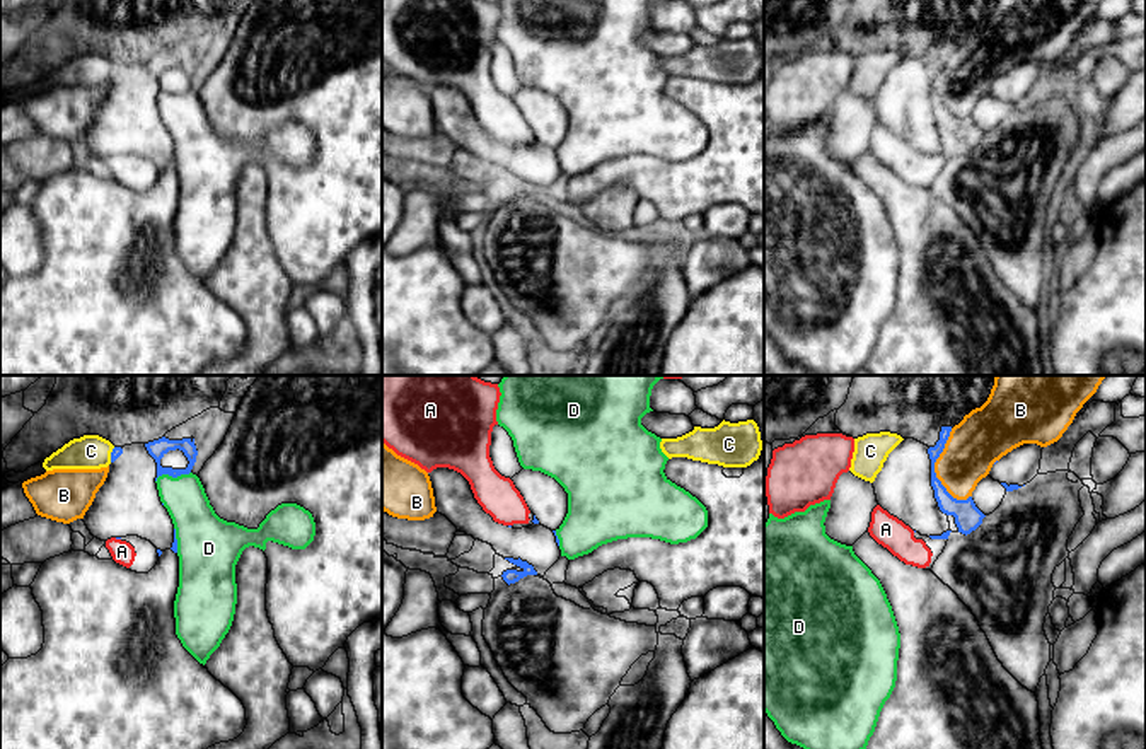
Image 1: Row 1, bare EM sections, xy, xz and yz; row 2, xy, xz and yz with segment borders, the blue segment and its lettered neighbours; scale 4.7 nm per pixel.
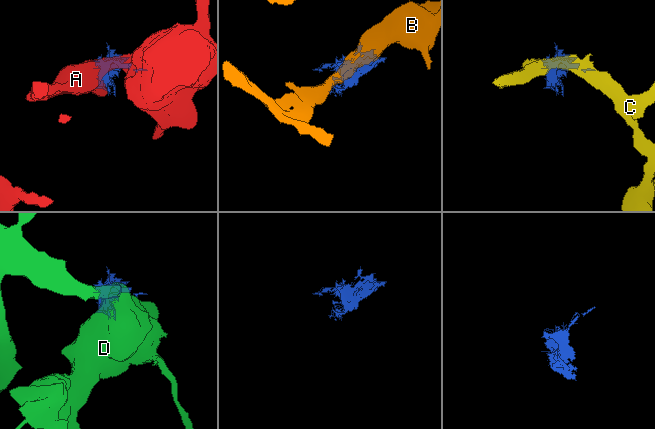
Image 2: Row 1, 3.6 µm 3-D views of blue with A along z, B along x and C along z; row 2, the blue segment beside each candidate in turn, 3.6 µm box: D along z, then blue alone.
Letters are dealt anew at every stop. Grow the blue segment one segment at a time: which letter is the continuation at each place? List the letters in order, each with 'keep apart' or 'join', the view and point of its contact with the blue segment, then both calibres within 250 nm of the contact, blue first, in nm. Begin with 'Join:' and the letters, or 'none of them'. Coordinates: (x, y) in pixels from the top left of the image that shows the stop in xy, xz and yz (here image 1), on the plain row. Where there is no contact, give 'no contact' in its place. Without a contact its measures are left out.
Join: none of them
A: keep apart; meets blue in xy at (118, 156); 20 nm thick on the blue side, 110 nm on the other
B: keep apart; meets blue in yz at (933, 87); 110 nm thick on the blue side, 240 nm on the other
C: keep apart; meets blue in xy at (111, 72); 50 nm thick on the blue side, 160 nm on the other
D: keep apart; meets blue in xy at (171, 92); 80 nm thick on the blue side, 200 nm on the other

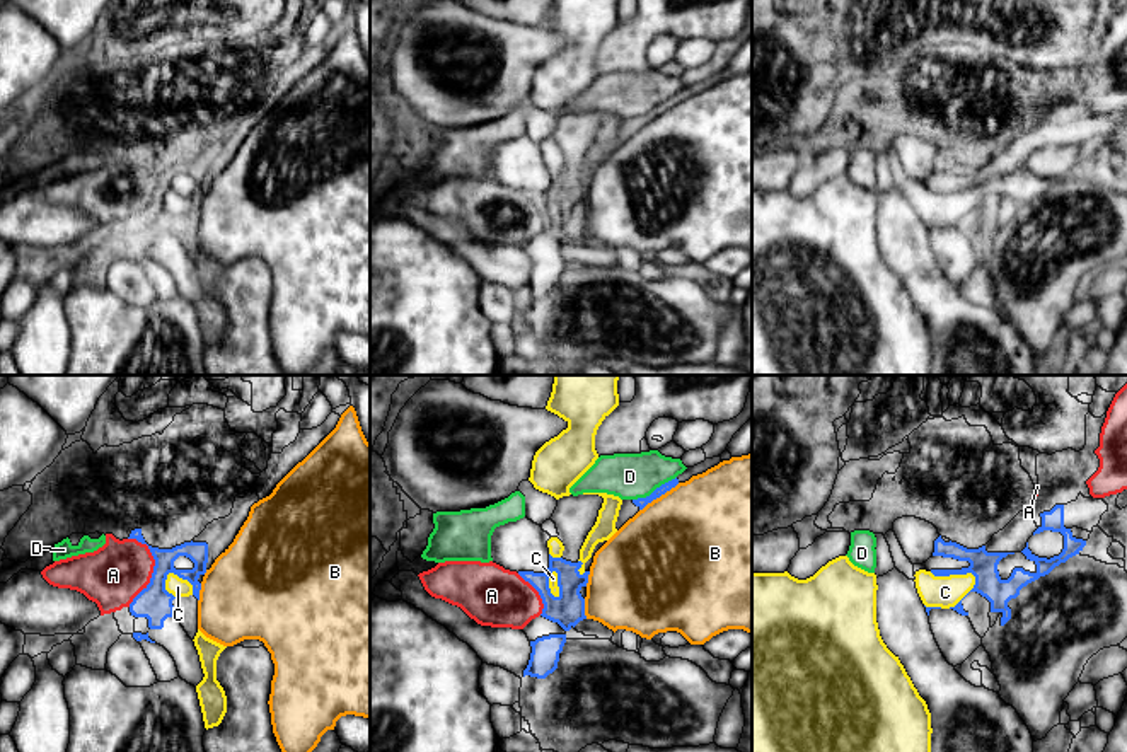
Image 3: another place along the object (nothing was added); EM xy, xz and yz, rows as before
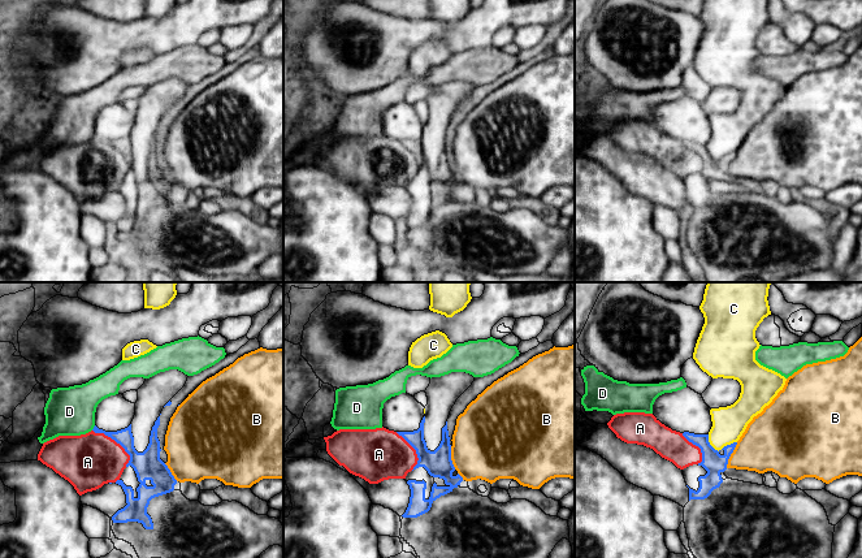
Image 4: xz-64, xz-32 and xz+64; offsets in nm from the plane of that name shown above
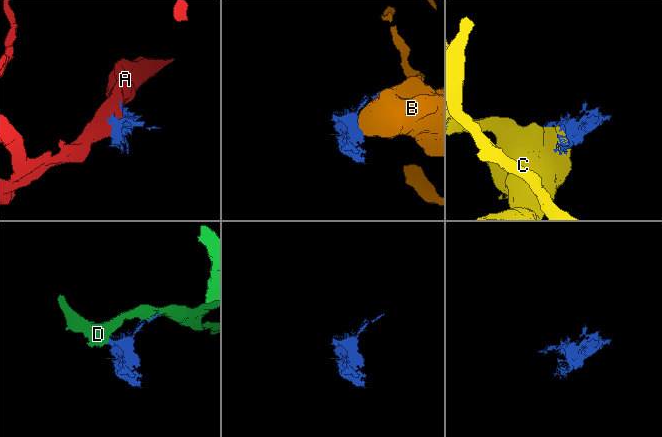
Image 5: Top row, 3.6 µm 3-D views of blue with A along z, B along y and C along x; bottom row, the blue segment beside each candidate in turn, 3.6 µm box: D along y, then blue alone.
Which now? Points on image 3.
Join: none of them
A: keep apart; meets blue in xy at (154, 188); 160 nm thick on the blue side, 280 nm on the other
B: keep apart; meets blue in xz at (658, 115); 50 nm thick on the blue side, 500 nm on the other
C: keep apart; meets blue in yz at (955, 191); 130 nm thick on the blue side, 150 nm on the other
D: keep apart; meets blue in xz at (655, 108); 50 nm thick on the blue side, 220 nm on the other

